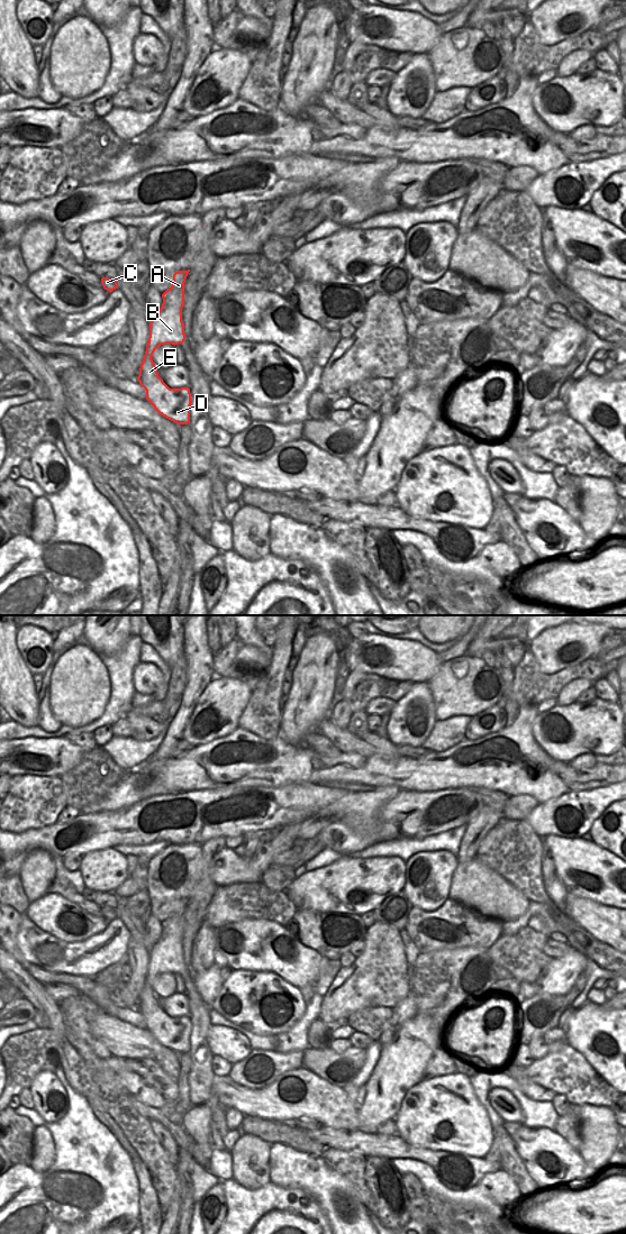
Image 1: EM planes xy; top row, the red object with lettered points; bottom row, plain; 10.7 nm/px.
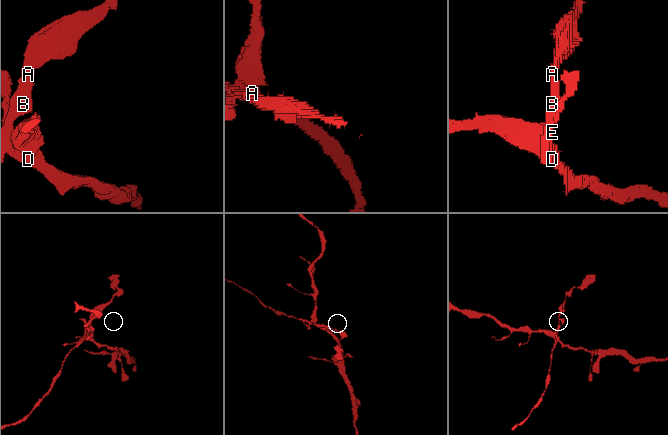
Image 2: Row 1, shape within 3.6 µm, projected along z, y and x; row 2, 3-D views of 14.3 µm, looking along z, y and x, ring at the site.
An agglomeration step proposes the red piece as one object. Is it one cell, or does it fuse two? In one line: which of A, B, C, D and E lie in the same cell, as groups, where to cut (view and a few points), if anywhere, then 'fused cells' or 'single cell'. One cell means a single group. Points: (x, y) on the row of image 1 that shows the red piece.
A B / C D E; cut in xy along (145, 353), (151, 358); fused cells

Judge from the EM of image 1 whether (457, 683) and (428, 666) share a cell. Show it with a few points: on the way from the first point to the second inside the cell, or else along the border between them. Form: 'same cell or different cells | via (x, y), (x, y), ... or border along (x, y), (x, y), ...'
different cells | border along (442, 663), (438, 670), (426, 682)

